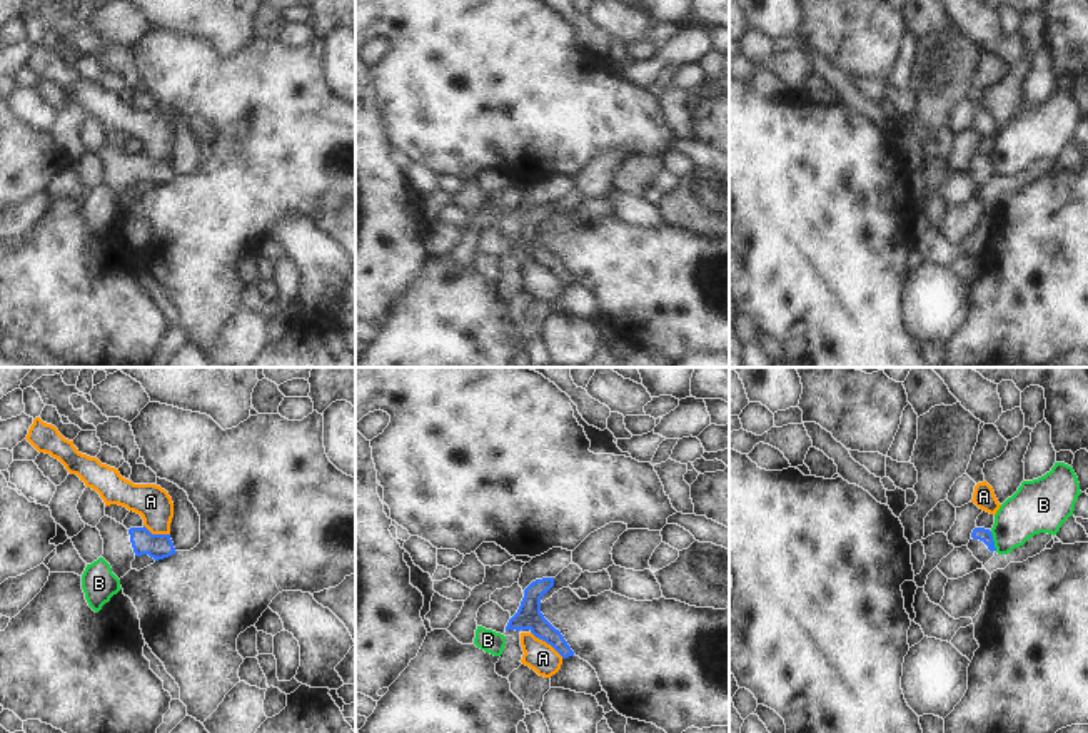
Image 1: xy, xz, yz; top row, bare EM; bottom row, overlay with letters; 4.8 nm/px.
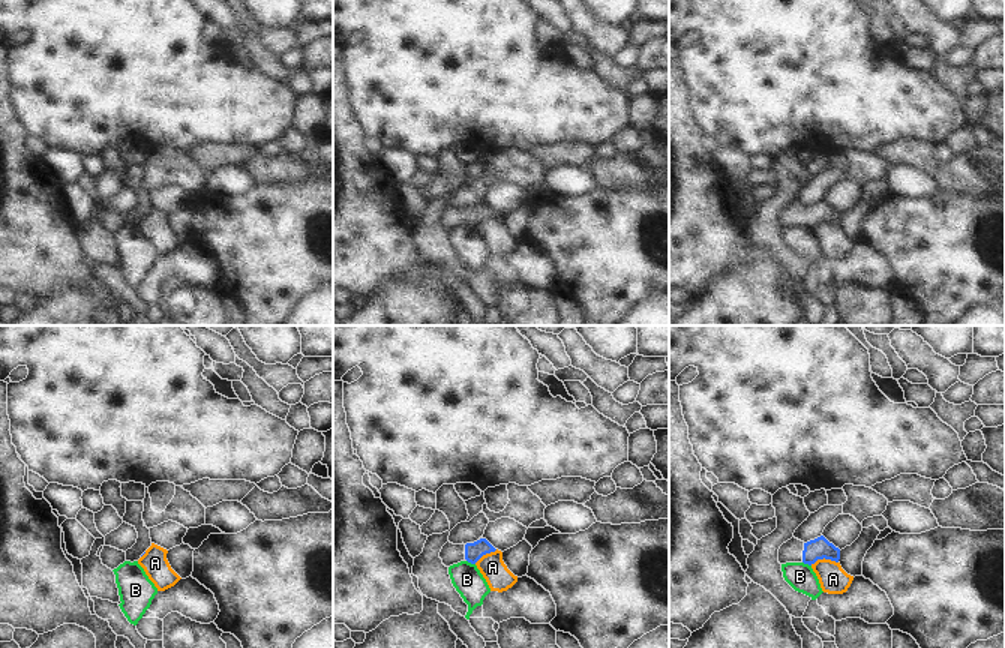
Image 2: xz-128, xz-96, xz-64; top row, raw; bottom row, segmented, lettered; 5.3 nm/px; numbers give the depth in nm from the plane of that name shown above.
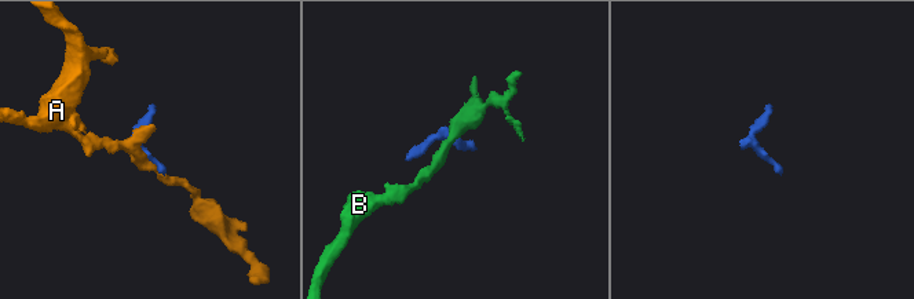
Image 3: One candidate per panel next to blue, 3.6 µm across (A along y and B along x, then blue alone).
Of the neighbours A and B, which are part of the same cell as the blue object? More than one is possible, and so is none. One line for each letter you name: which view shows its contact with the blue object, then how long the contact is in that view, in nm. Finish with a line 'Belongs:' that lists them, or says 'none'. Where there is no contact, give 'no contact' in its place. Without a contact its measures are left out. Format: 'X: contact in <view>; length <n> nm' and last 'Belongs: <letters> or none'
Belongs: none

